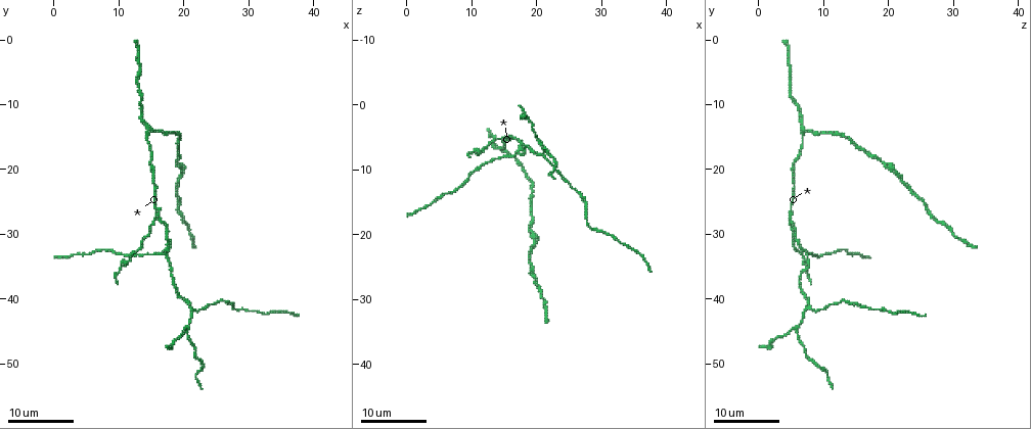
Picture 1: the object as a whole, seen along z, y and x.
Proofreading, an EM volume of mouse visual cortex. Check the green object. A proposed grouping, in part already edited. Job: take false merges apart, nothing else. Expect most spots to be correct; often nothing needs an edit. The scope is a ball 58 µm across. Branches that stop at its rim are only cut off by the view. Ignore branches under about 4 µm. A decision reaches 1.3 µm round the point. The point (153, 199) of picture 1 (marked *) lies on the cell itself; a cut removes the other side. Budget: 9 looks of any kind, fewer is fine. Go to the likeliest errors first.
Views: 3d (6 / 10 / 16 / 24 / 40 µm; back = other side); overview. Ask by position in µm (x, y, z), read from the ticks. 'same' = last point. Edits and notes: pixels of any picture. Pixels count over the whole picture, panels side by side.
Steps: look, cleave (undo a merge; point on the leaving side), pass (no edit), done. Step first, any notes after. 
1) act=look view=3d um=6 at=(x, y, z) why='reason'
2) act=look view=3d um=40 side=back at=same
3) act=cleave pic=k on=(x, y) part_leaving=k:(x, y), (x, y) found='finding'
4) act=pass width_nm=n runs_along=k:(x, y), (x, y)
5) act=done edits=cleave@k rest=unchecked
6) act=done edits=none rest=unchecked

act=look view=3d um=24 at=(16.5, 28.0, 5.0) why='three arms meet'

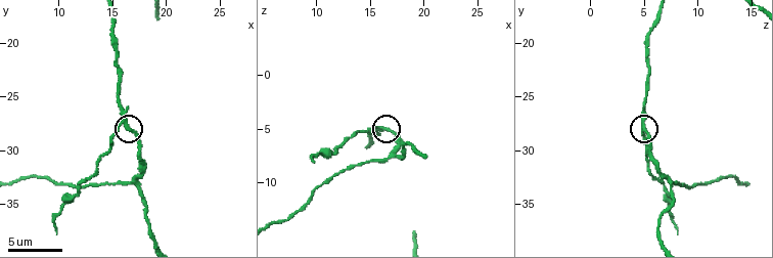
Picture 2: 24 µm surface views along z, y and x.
act=look view=3d um=10 at=(16.0, 27.8, 5.2) why='closer look'

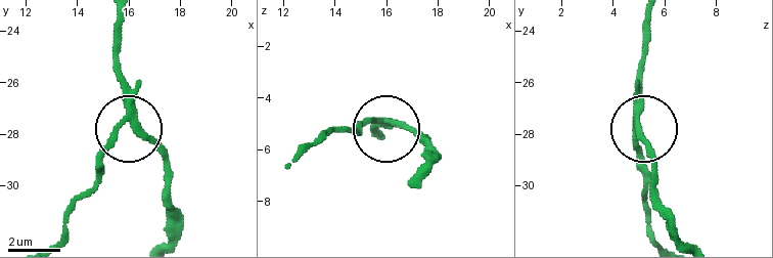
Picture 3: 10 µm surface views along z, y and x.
act=cleave pic=3 on=(114, 139) arms=3 part_leaving=3:(129, 111), (104, 155), (100, 181), (56, 241) found='two cells meet here'

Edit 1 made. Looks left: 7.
act=look view=overview why='redraw'

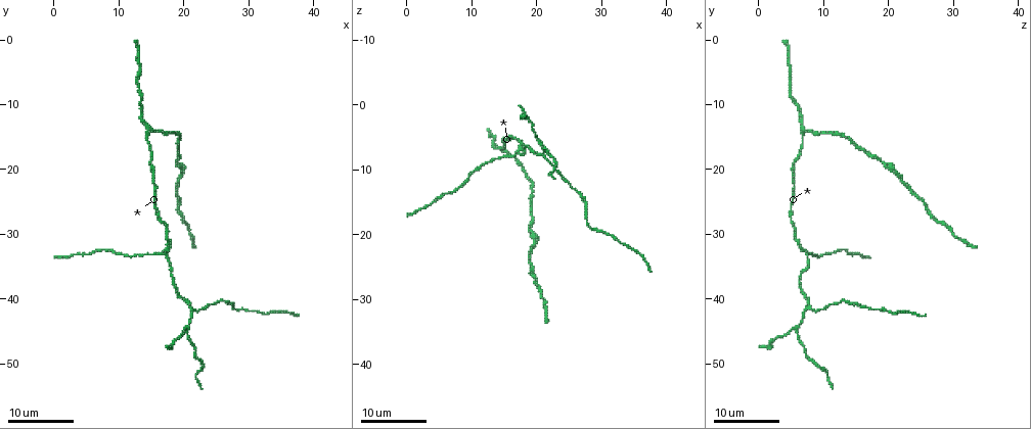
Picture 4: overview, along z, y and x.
act=look view=3d um=24 at=(20.5, 44.5, 5.0) why='three arms meet'

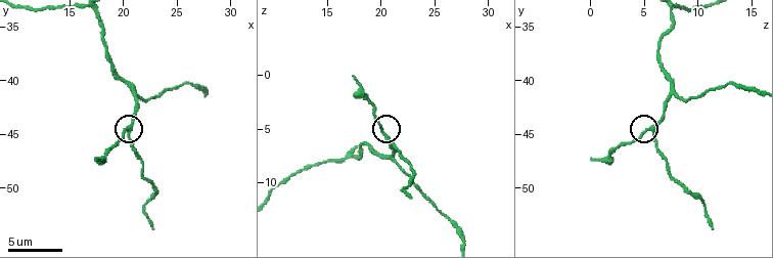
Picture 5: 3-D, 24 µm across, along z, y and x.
act=look view=3d um=6 at=(20.2, 44.8, 5.8) why='zoom in'

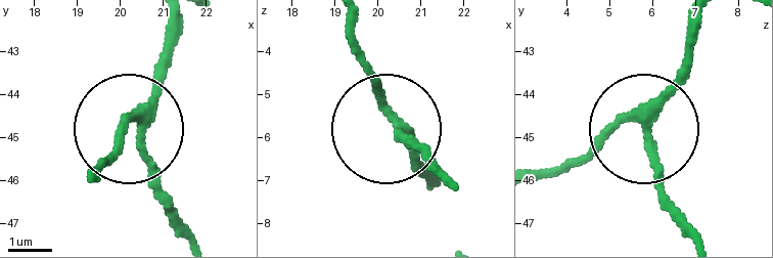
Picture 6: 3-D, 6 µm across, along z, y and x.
act=look view=3d um=6 side=back at=(20.30, 44.50, 5.50) why='from behind'

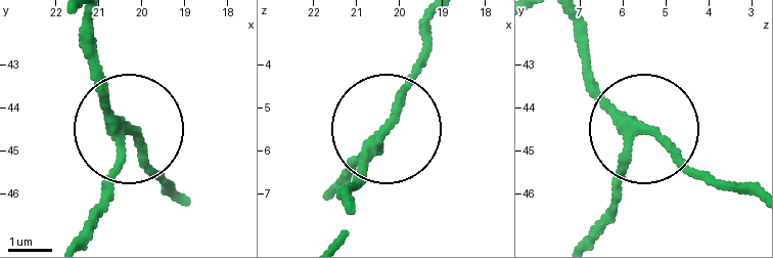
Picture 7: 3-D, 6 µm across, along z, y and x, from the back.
act=pass runs_along=7:(351, 202), (355, 173), (424, 55) found='continuous, no second cell'

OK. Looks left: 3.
act=look view=3d um=16 at=(15.5, 13.5, 7.0) why='three arms meet'

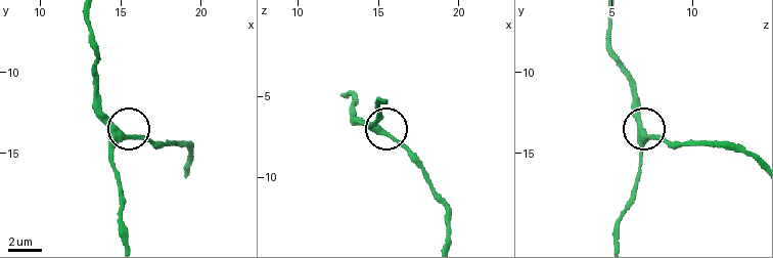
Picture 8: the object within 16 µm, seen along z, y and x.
act=look view=3d um=6 at=(15.1, 13.9, 7.0)

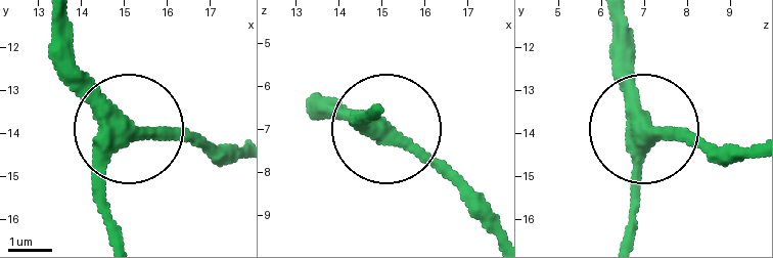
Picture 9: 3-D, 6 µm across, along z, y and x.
act=pass width_nm=340 found='continuous, no second cell'

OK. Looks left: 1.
act=done edits=cleave@3 rest=unchecked

